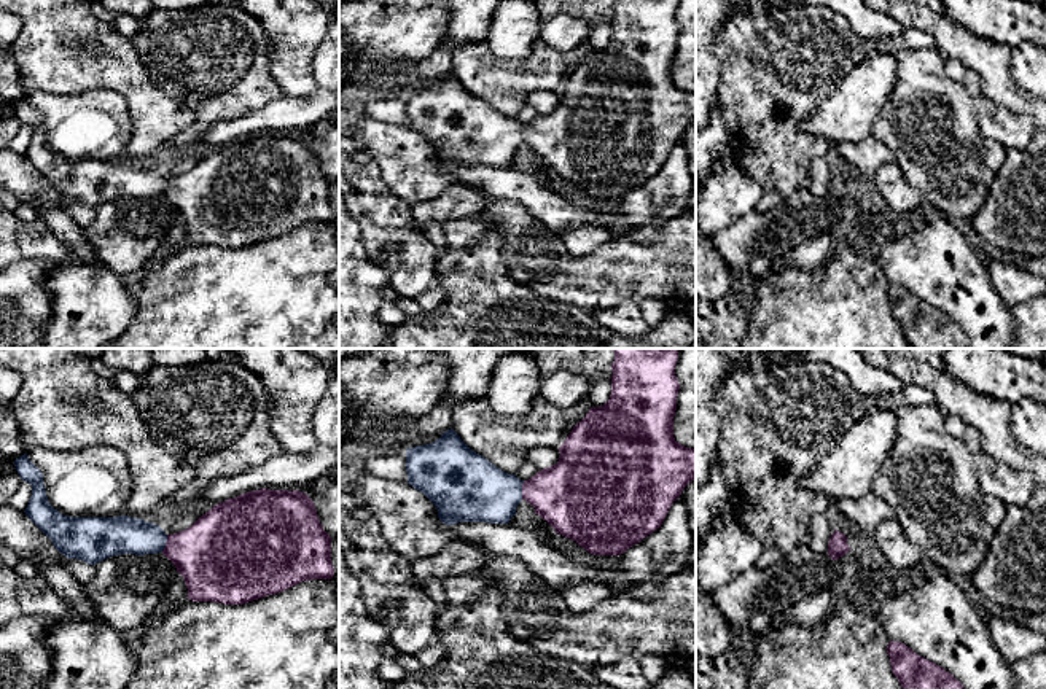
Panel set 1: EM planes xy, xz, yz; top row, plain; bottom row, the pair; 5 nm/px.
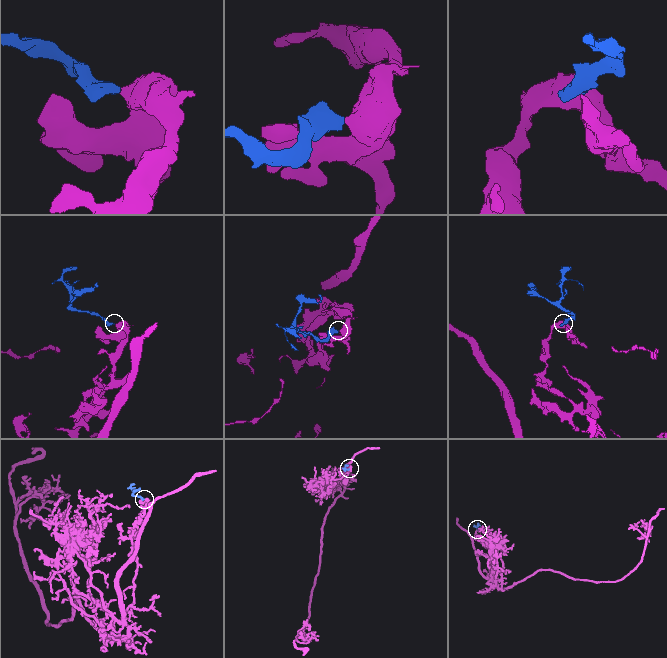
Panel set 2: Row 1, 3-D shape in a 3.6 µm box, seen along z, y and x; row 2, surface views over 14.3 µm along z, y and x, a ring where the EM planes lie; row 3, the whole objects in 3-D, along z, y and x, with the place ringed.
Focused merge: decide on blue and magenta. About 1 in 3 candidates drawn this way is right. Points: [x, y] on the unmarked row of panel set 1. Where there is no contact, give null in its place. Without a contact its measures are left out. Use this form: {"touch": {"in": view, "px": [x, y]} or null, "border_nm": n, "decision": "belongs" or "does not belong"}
{"touch": {"in": "xz", "px": [521, 134]}, "border_nm": 100, "decision": "belongs"}

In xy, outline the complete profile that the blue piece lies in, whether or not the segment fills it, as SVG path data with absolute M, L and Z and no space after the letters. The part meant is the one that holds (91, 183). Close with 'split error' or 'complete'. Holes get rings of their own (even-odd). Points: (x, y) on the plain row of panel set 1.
M27 97L14 103L22 124L32 129L25 159L53 185L67 202L96 208L121 197L162 196L185 221L193 245L244 248L283 236L302 224L331 223L331 180L323 173L314 145L299 134L260 132L215 148L189 172L166 178L159 169L143 162L68 161L54 153L46 140L43 116Z | split error

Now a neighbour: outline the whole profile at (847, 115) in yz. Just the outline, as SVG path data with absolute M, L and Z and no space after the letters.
M868 53L866 57L841 81L839 88L820 102L799 124L799 130L809 135L820 135L839 145L858 142L871 135L872 124L887 105L896 84L896 57L890 53Z

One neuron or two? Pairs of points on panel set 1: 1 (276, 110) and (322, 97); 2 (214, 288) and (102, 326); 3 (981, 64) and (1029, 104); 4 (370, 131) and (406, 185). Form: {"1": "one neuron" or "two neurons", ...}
{"1": "one neuron", "2": "two neurons", "3": "one neuron", "4": "one neuron"}

